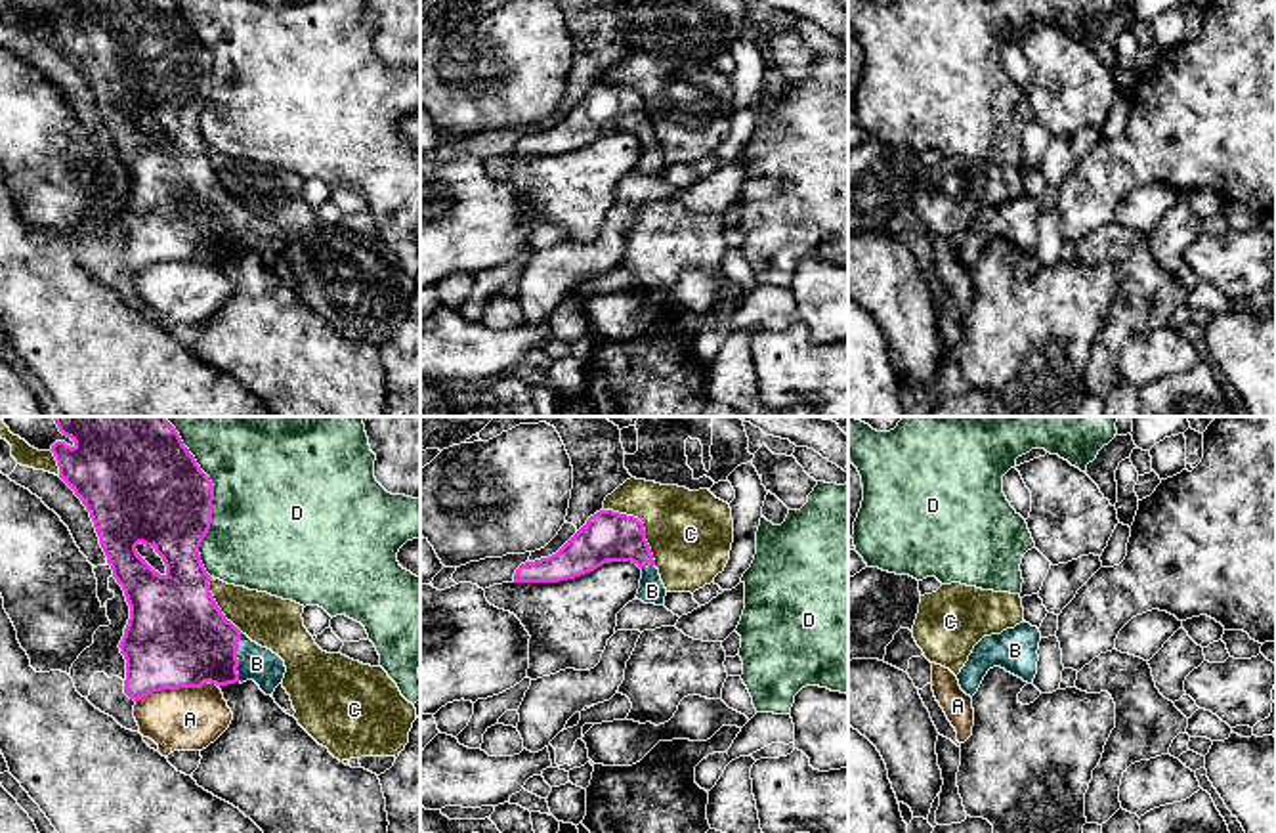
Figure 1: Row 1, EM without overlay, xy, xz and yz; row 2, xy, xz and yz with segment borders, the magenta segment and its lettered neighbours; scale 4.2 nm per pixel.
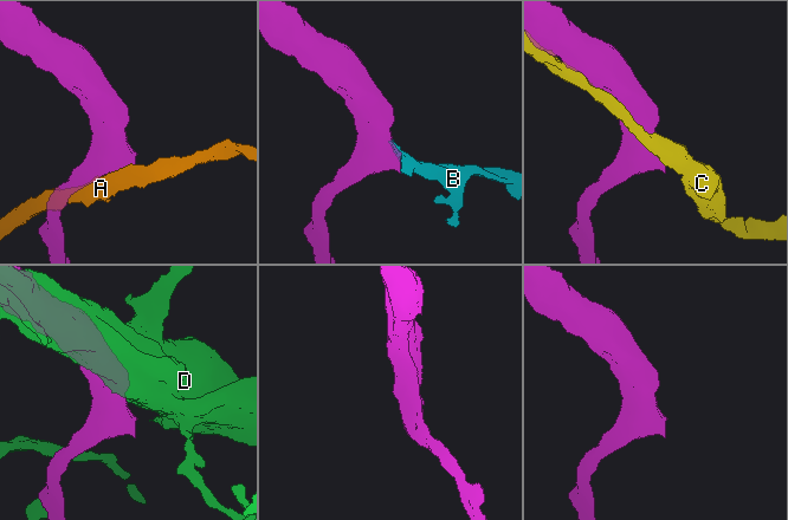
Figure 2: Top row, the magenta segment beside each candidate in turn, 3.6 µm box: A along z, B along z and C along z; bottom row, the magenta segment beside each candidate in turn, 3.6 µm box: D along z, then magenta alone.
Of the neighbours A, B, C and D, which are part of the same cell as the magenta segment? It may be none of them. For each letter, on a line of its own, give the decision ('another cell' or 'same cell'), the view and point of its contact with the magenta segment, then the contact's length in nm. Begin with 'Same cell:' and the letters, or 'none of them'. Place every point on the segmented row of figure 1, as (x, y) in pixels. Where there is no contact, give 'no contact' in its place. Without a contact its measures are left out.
Same cell: B
A: another cell; contact xy (170, 688); length 300 nm
B: same cell; contact xy (235, 658); length 200 nm
C: another cell; contact xz (642, 526); length 320 nm
D: another cell; contact xy (212, 497); length 700 nm

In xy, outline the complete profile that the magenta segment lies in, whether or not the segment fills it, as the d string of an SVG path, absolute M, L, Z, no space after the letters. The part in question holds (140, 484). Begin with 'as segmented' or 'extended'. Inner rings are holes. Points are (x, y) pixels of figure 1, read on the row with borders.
extended; M52 416L59 432L74 441L55 441L52 453L59 466L59 478L82 501L94 522L99 545L122 587L130 606L130 619L118 644L126 659L124 694L139 701L160 690L201 688L210 682L227 686L254 680L266 695L273 695L283 682L285 661L267 648L258 646L225 619L210 592L199 546L212 523L214 485L201 470L195 457L183 445L166 416ZM138 545L153 546L162 558L166 573L155 571L136 550Z

